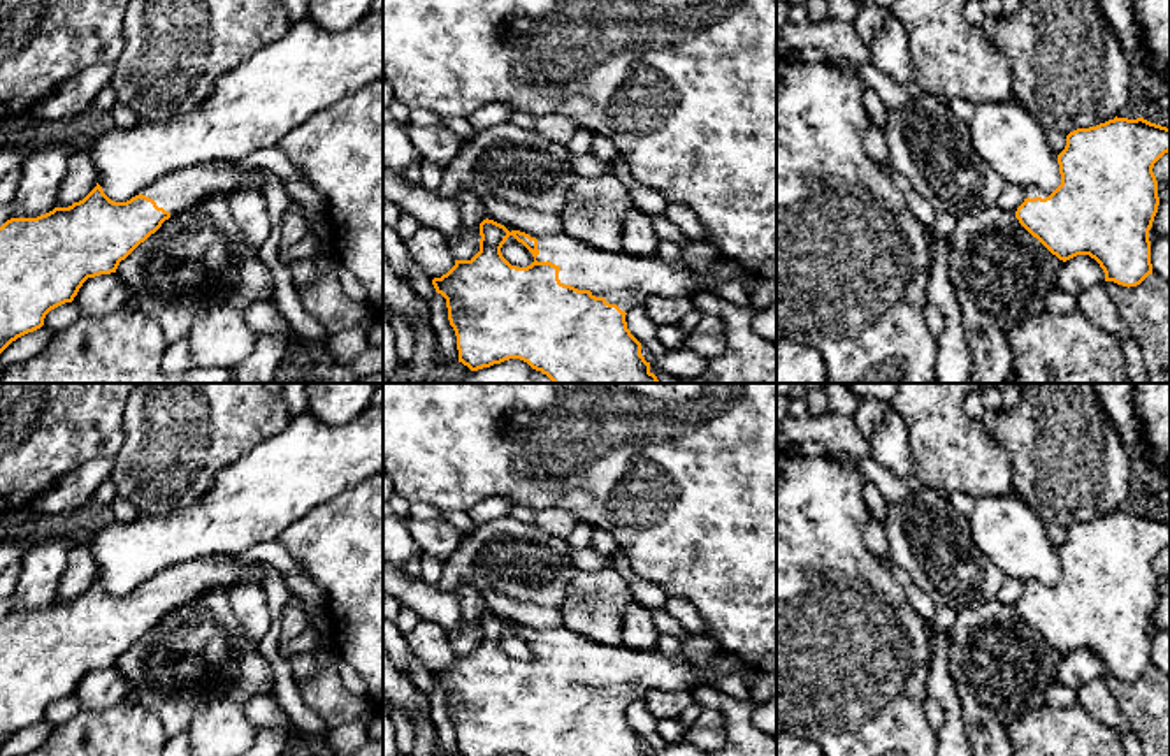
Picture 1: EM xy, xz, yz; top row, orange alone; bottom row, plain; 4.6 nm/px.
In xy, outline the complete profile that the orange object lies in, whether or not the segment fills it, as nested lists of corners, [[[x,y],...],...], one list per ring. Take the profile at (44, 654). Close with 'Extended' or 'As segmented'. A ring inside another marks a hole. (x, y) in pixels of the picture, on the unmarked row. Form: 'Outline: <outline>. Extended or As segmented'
Outline: [[[220,554],[170,566],[126,596],[111,594],[97,577],[83,594],[69,601],[54,601],[37,612],[7,614],[0,621],[0,747],[18,731],[40,723],[51,703],[72,696],[88,672],[116,666],[119,656],[165,614],[244,580],[262,584],[260,566],[239,566],[234,554]]]. Extended

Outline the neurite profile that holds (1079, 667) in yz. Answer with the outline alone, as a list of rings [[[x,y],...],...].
[[[1077,649],[1063,656],[1058,666],[1056,680],[1072,689],[1079,689],[1086,682],[1105,677],[1105,666],[1089,649]]]

